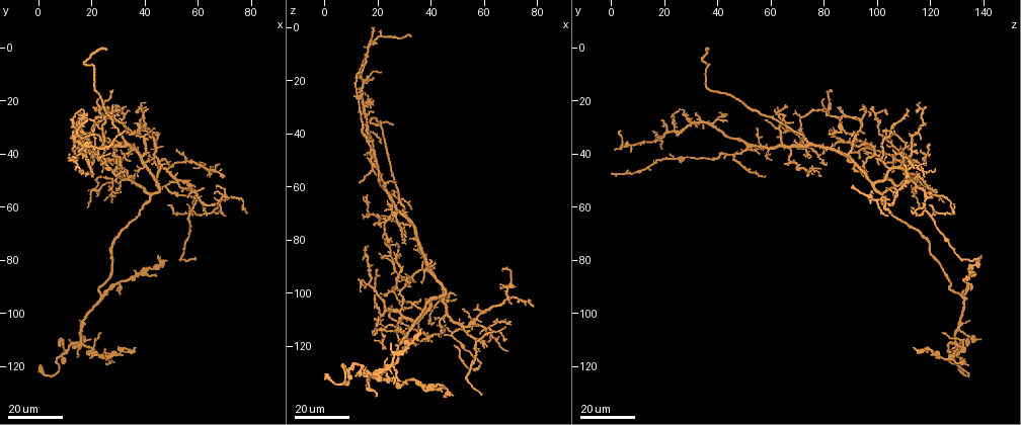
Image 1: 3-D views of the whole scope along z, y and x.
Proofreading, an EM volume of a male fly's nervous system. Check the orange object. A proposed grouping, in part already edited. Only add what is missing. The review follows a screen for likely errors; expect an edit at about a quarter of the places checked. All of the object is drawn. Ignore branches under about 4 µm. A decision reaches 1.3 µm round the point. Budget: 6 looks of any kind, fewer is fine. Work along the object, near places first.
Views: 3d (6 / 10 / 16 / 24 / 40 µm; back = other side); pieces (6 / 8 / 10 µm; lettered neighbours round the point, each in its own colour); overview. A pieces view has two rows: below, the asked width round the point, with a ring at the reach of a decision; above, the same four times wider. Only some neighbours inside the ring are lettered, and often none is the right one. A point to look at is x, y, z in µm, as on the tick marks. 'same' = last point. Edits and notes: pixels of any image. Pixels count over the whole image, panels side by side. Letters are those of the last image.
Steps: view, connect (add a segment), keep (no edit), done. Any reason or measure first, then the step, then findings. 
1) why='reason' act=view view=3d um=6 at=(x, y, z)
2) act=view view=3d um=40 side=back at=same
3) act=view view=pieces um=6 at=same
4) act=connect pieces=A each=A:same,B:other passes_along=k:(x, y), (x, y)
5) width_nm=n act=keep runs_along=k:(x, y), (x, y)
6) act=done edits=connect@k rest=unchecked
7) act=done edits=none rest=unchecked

why='an open end' act=view view=3d um=16 at=(28, 119, 133)

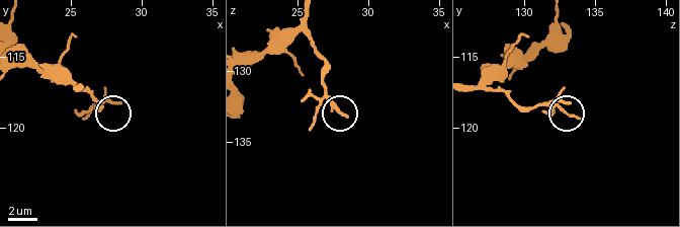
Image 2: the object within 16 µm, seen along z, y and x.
act=view view=pieces um=6 at=(28.6, 118.4, 133.2)

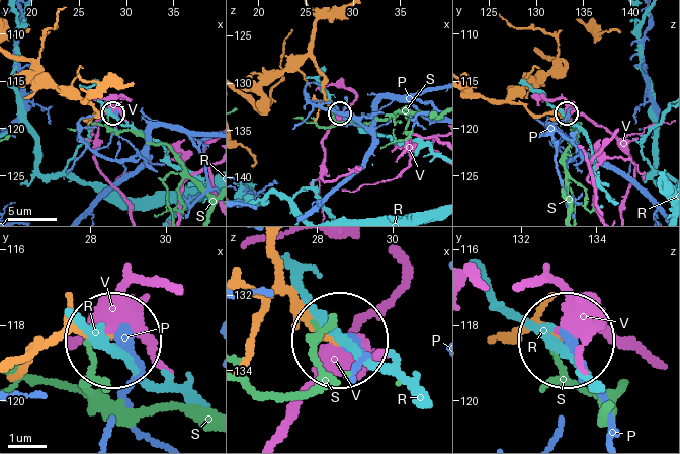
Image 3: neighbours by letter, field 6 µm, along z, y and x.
act=keep each=P:other,R:other,S:other,V:other runs_along=3:(274, 245), (284, 293), (339, 338) found='none of them fits'

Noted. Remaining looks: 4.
why='branch stops here' act=view view=3d um=16 at=(10, 118, 132)

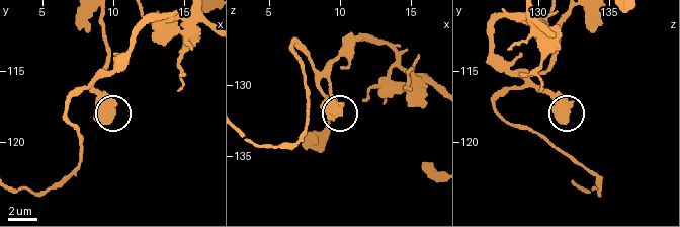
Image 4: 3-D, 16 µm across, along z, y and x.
act=view view=pieces um=6 at=(9.8, 118.8, 131.8)

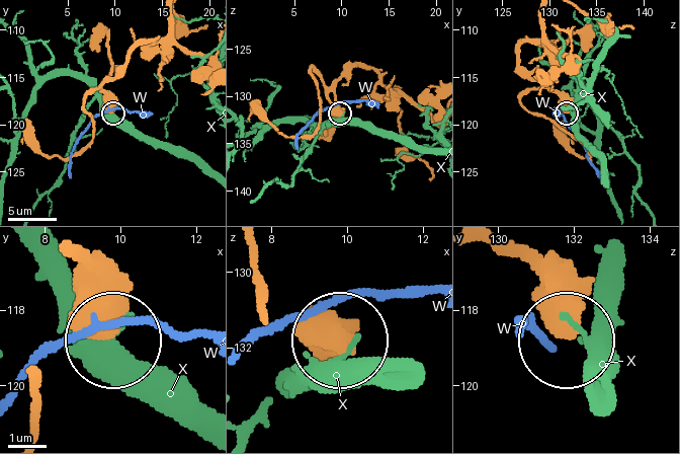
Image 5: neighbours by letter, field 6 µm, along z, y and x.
width_nm=660 act=keep each=W:other,X:other found='no lettered segment goes on from it'

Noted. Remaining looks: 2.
why='thin end' act=view view=3d um=16 at=(19, 39, 75)

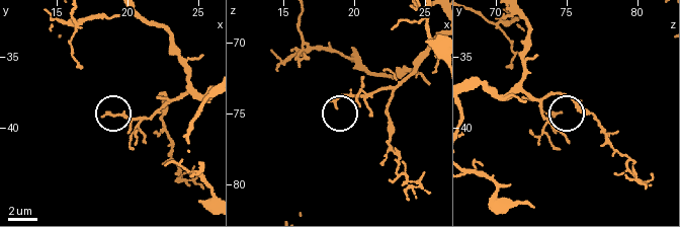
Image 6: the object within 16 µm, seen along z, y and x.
act=view view=pieces um=8 at=(18.6, 38.8, 74.4)

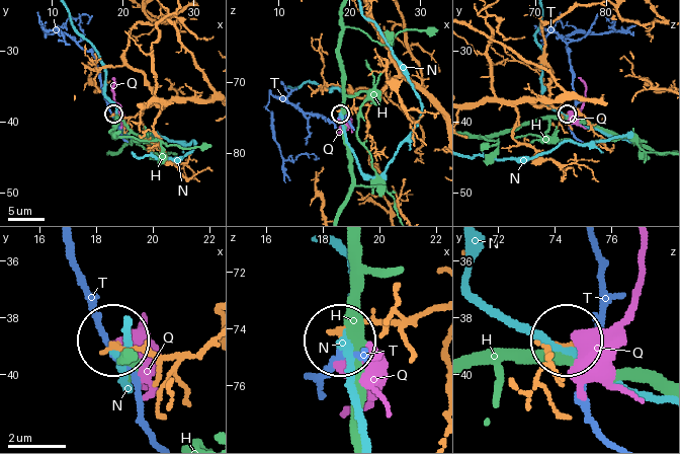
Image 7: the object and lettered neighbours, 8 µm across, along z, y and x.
act=keep each=H:other,N:other,Q:other,T:other runs_along=7:(436, 305), (344, 336) found='none of them fits'

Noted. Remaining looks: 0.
act=done edits=none rest=unchecked

